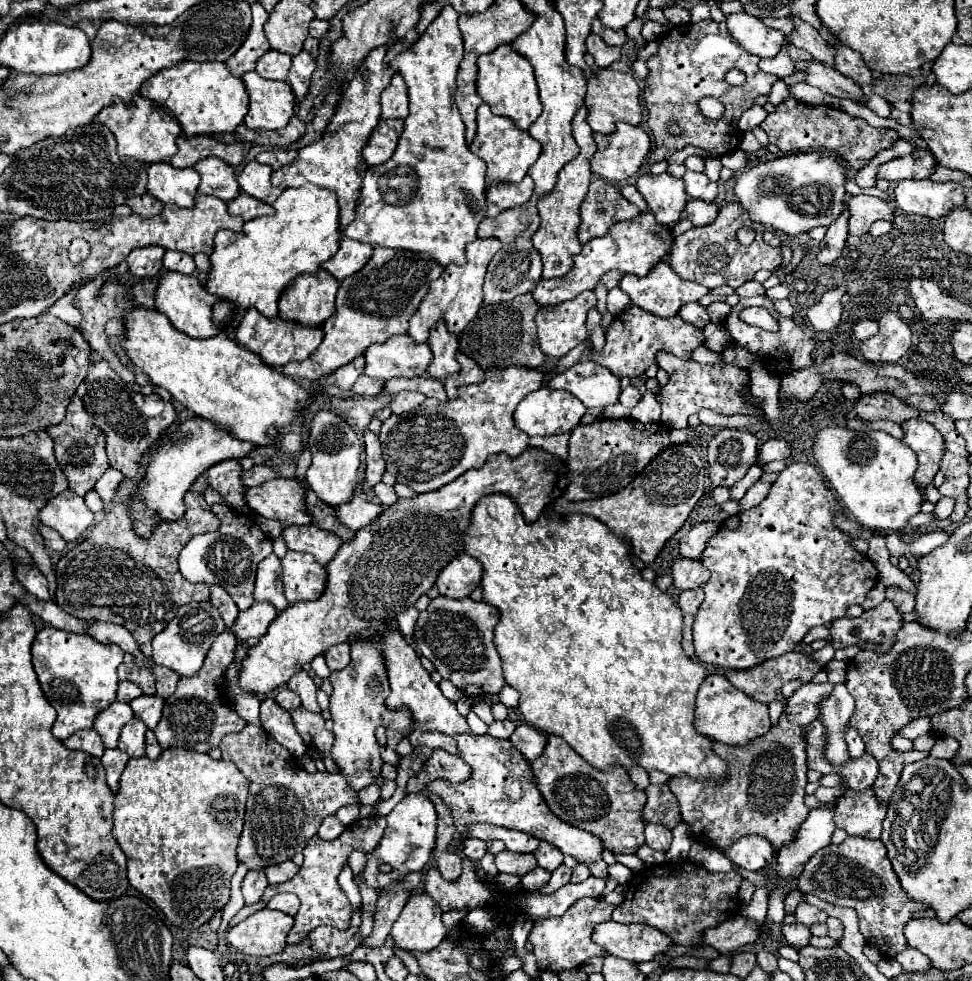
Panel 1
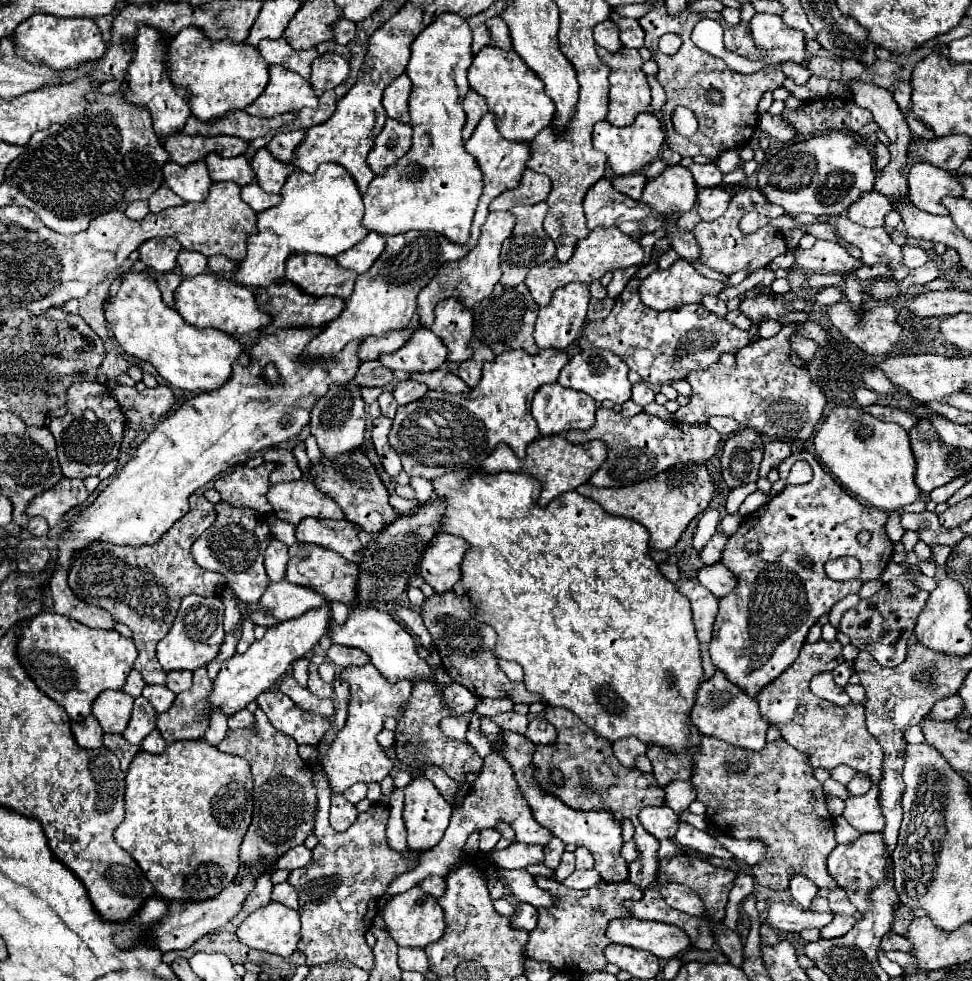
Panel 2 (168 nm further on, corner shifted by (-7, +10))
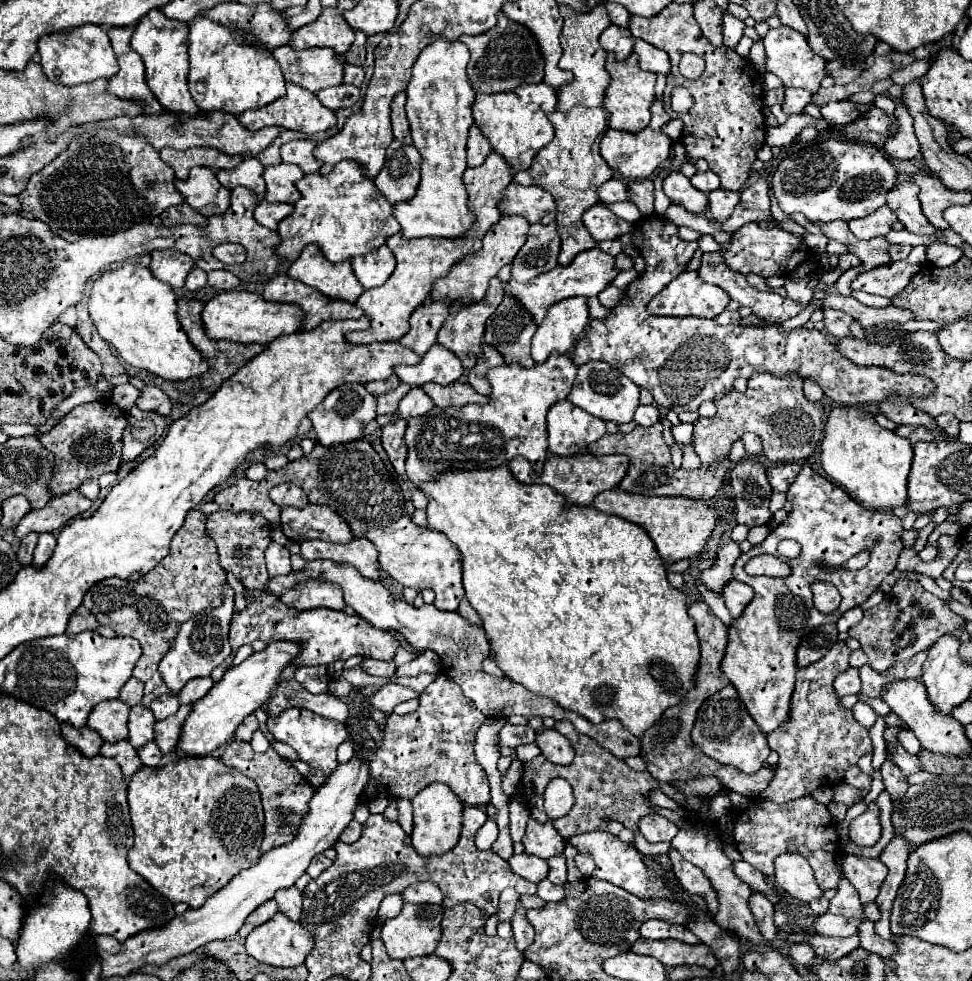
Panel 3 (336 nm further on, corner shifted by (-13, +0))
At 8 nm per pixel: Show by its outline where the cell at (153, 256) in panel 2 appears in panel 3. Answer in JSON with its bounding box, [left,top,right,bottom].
[149,251,193,289]

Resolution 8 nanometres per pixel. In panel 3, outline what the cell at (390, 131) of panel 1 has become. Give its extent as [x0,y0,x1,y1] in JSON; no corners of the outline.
[375,139,421,203]

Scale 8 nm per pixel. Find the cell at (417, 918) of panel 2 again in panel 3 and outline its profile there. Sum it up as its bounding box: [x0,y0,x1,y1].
[381,903,443,959]

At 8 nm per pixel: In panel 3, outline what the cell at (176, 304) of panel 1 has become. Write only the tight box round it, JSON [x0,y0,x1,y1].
[201,291,301,345]

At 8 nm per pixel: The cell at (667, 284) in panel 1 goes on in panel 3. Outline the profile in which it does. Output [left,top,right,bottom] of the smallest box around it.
[647,271,729,319]

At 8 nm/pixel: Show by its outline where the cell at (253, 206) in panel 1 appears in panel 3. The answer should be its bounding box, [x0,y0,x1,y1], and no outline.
[255,199,293,231]

